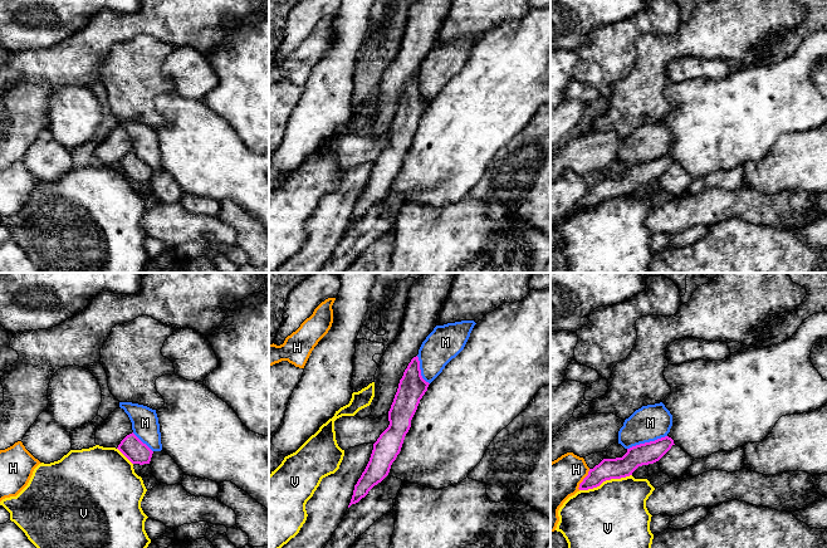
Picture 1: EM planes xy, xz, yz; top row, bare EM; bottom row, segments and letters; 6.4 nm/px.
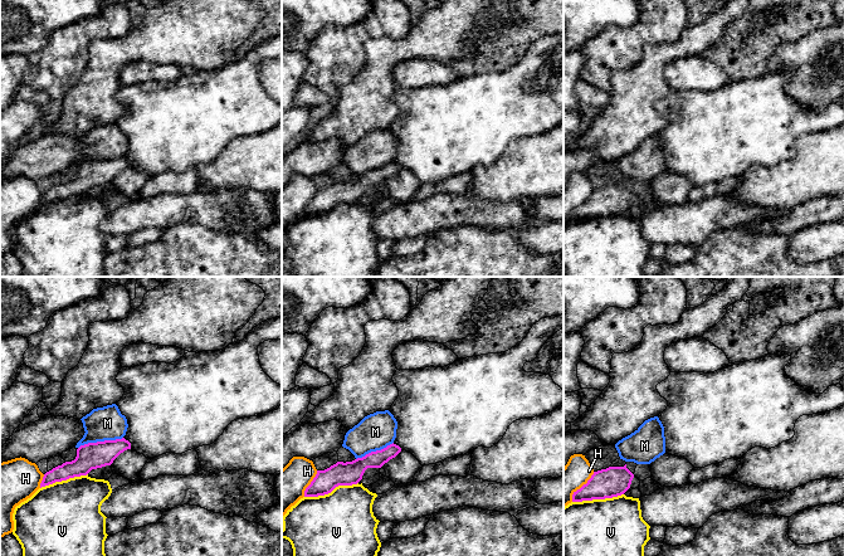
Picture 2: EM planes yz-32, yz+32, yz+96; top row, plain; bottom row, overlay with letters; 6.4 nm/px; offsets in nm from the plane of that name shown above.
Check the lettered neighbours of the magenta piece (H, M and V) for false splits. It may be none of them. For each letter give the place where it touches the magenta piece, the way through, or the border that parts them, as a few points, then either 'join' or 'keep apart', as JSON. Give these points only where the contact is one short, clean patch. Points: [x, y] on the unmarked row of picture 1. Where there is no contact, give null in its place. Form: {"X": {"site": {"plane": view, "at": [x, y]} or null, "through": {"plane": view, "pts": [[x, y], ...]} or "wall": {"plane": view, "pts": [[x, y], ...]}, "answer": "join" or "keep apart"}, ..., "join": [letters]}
{"H": {"site": {"plane": "yz", "at": [583, 197]}, "answer": "keep apart"}, "M": {"site": {"plane": "yz", "at": [646, 161]}, "answer": "keep apart"}, "V": {"site": {"plane": "yz", "at": [605, 199]}, "answer": "keep apart"}, "join": []}

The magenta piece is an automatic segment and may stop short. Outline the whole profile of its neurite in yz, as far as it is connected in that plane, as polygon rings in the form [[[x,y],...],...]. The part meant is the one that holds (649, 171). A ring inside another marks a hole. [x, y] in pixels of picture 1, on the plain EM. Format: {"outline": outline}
{"outline": [[[669,155],[655,160],[640,162],[627,167],[622,176],[603,177],[579,202],[579,209],[588,209],[600,205],[603,200],[621,197],[632,194],[642,184],[659,180],[675,163]]]}

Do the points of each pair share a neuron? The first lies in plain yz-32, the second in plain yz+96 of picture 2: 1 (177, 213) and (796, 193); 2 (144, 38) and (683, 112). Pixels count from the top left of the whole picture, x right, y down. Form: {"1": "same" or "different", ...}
{"1": "different", "2": "different"}

